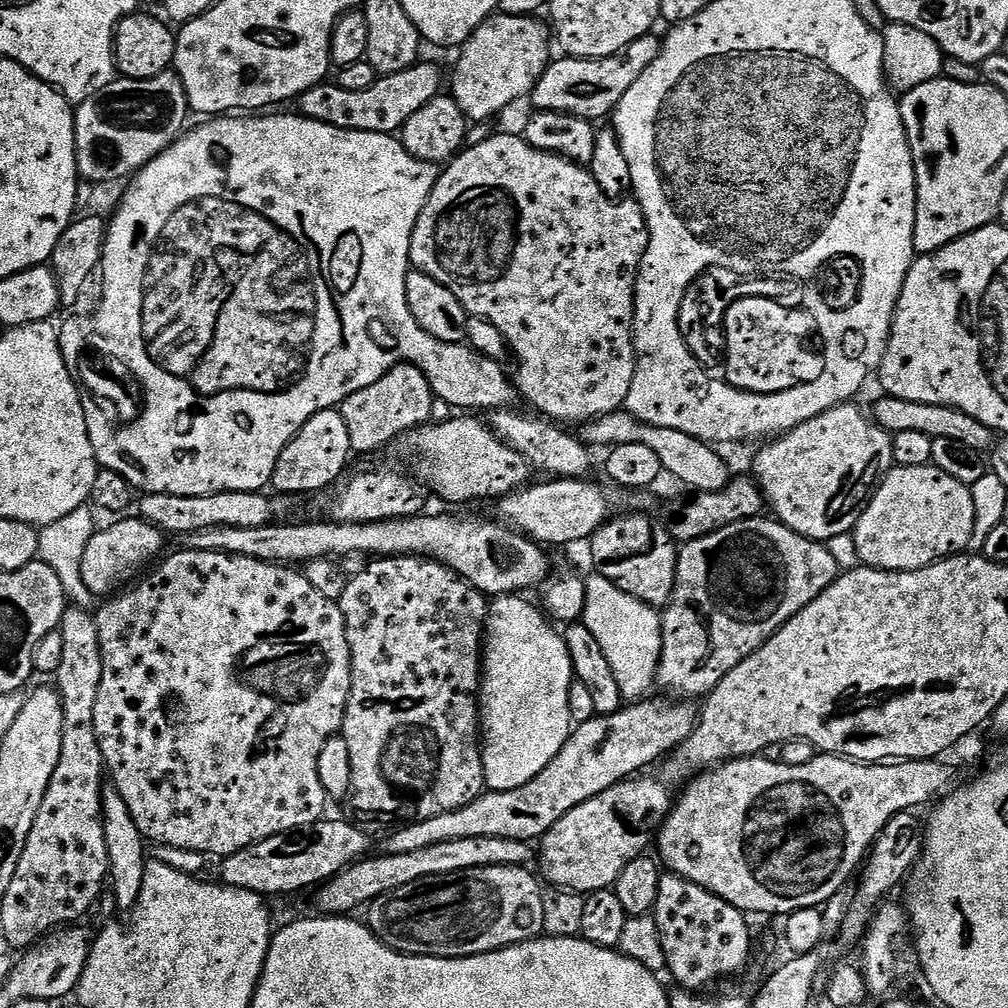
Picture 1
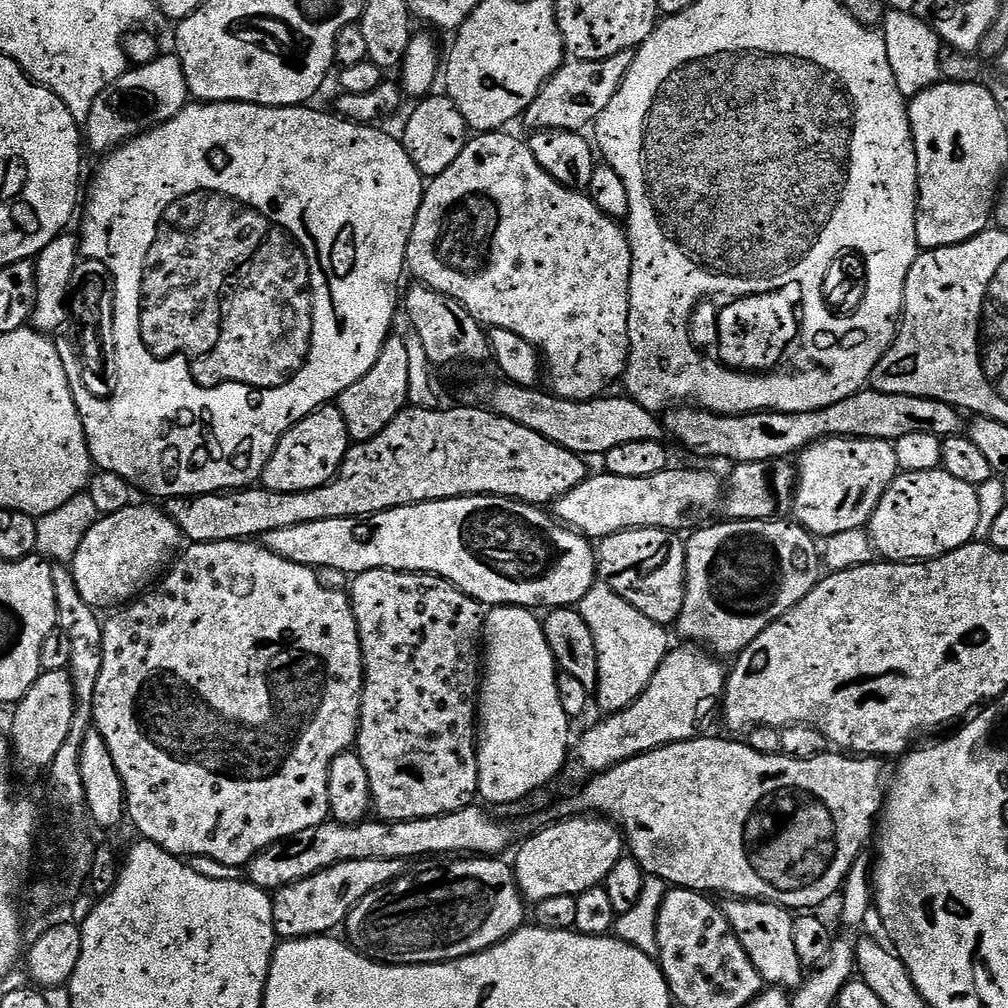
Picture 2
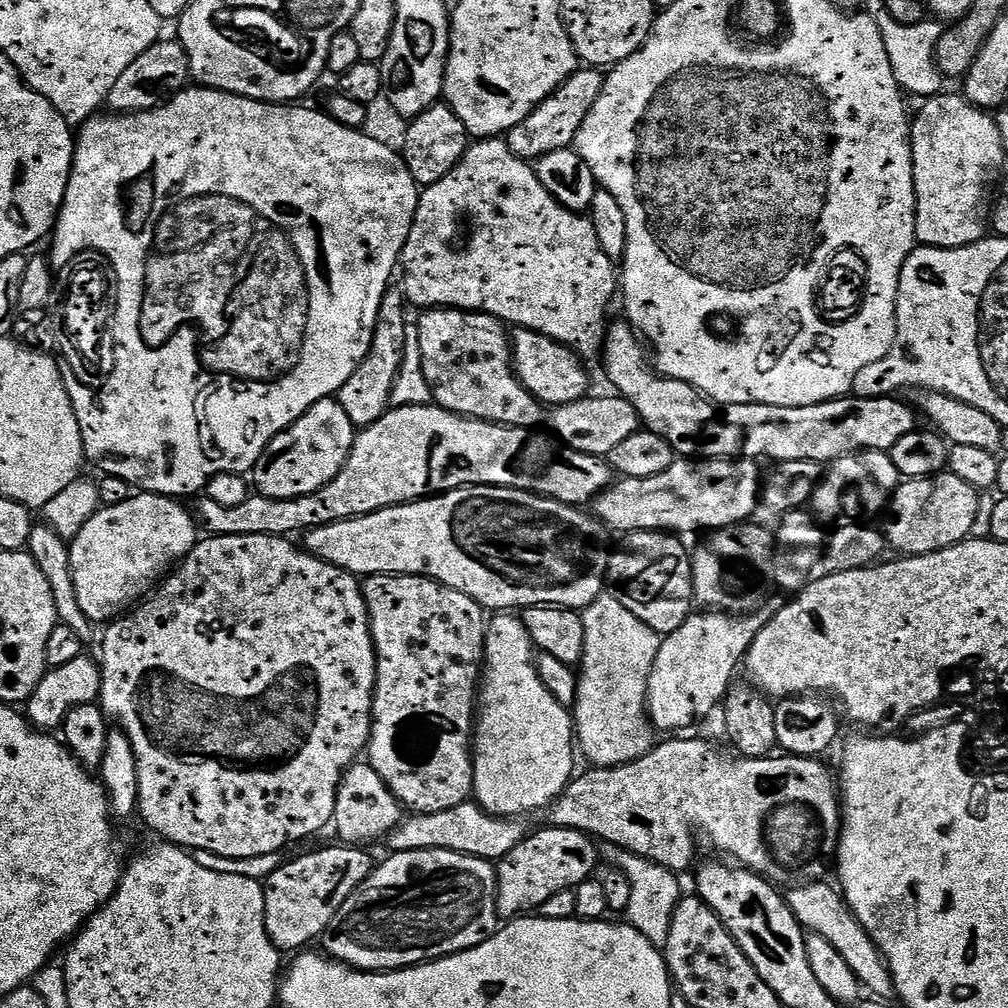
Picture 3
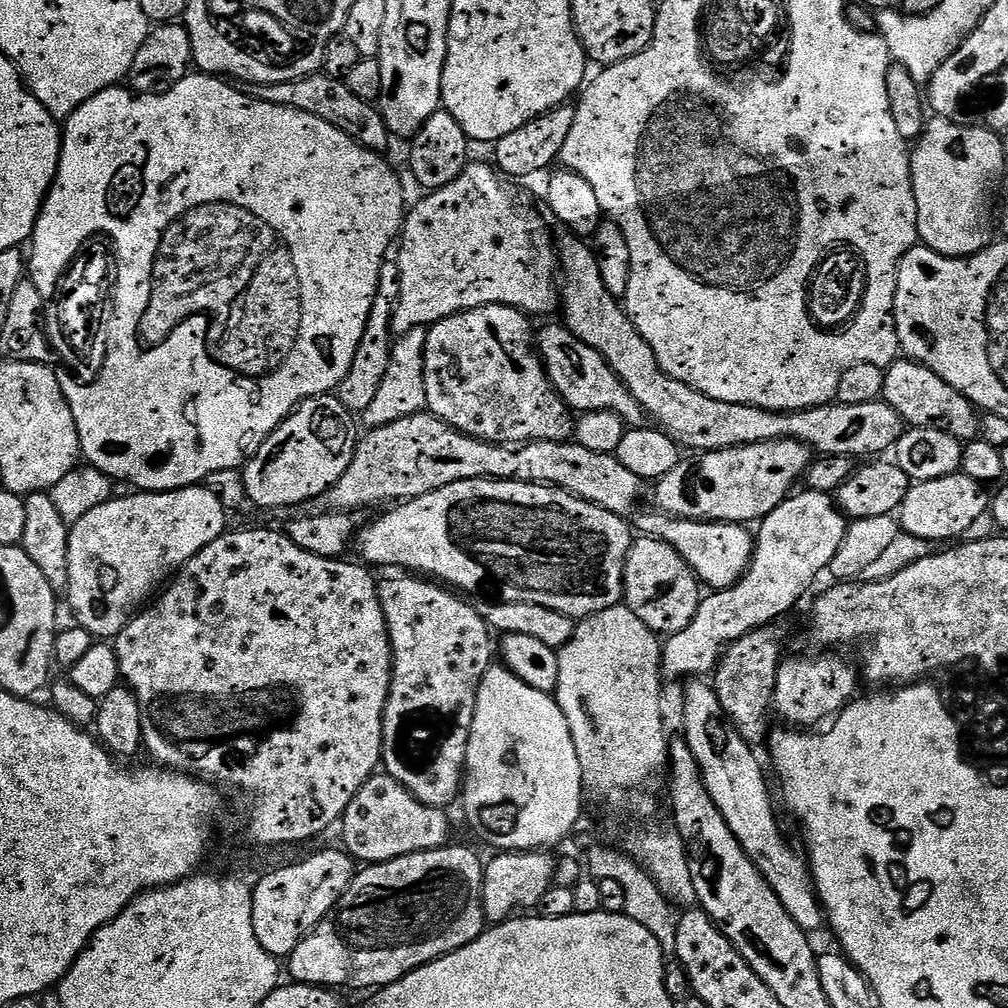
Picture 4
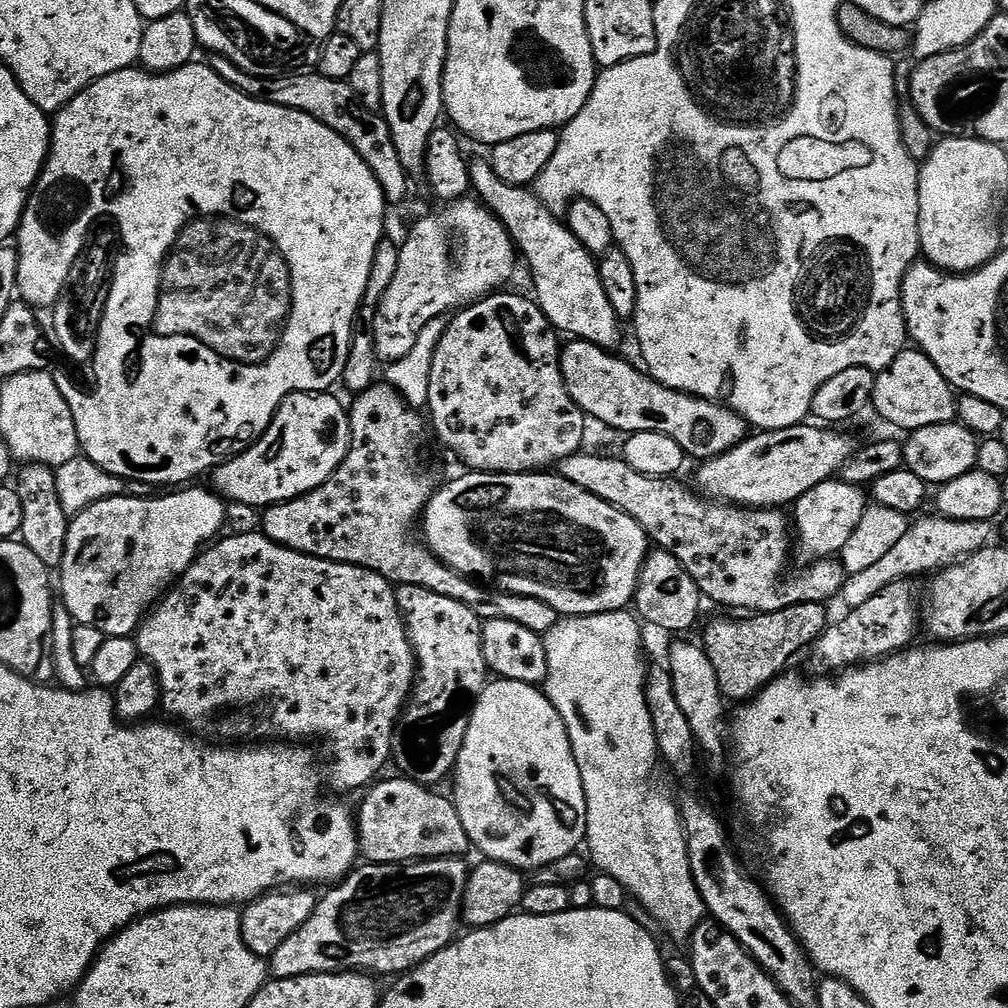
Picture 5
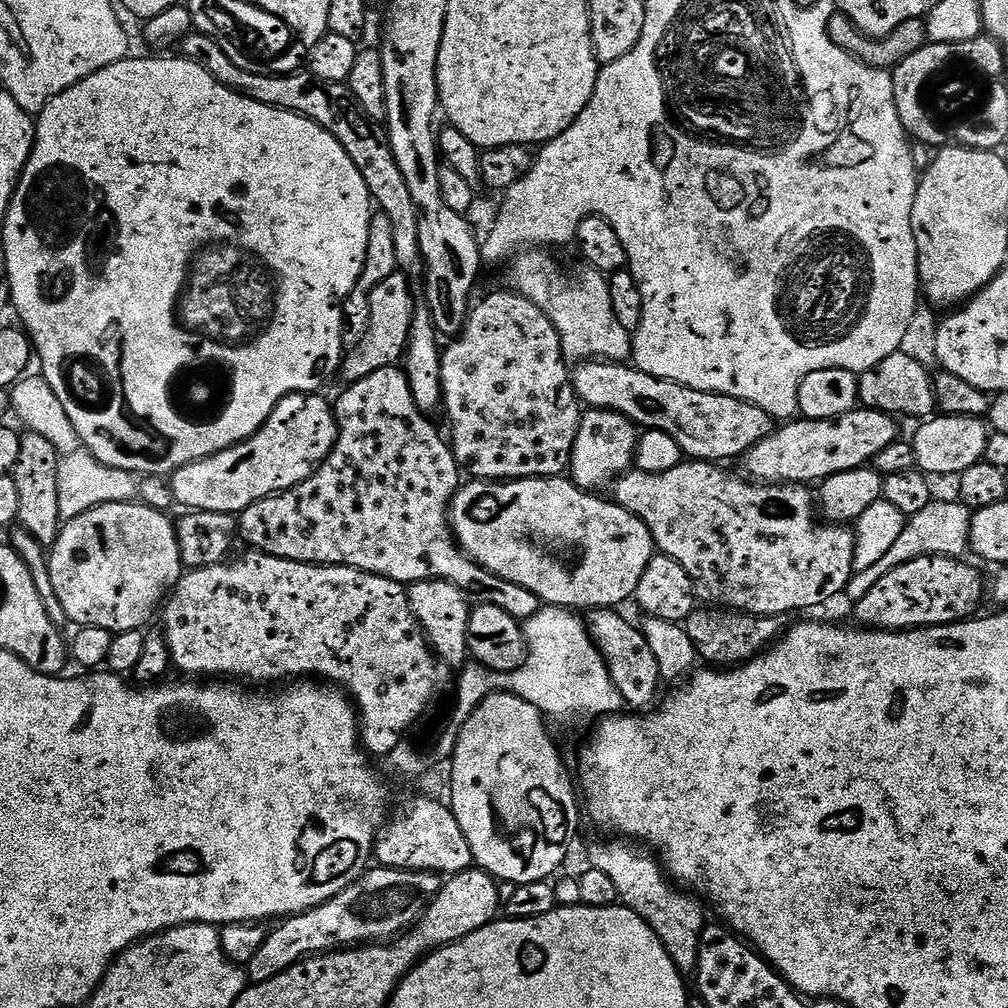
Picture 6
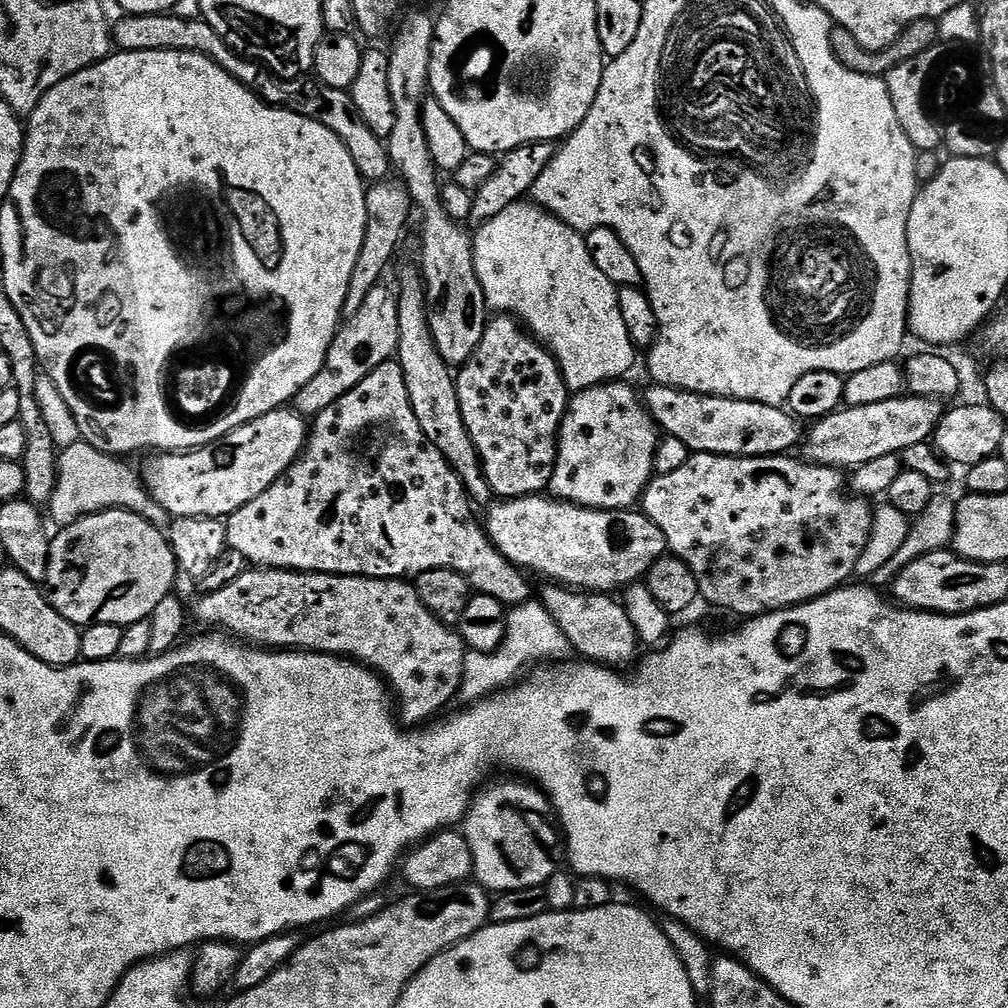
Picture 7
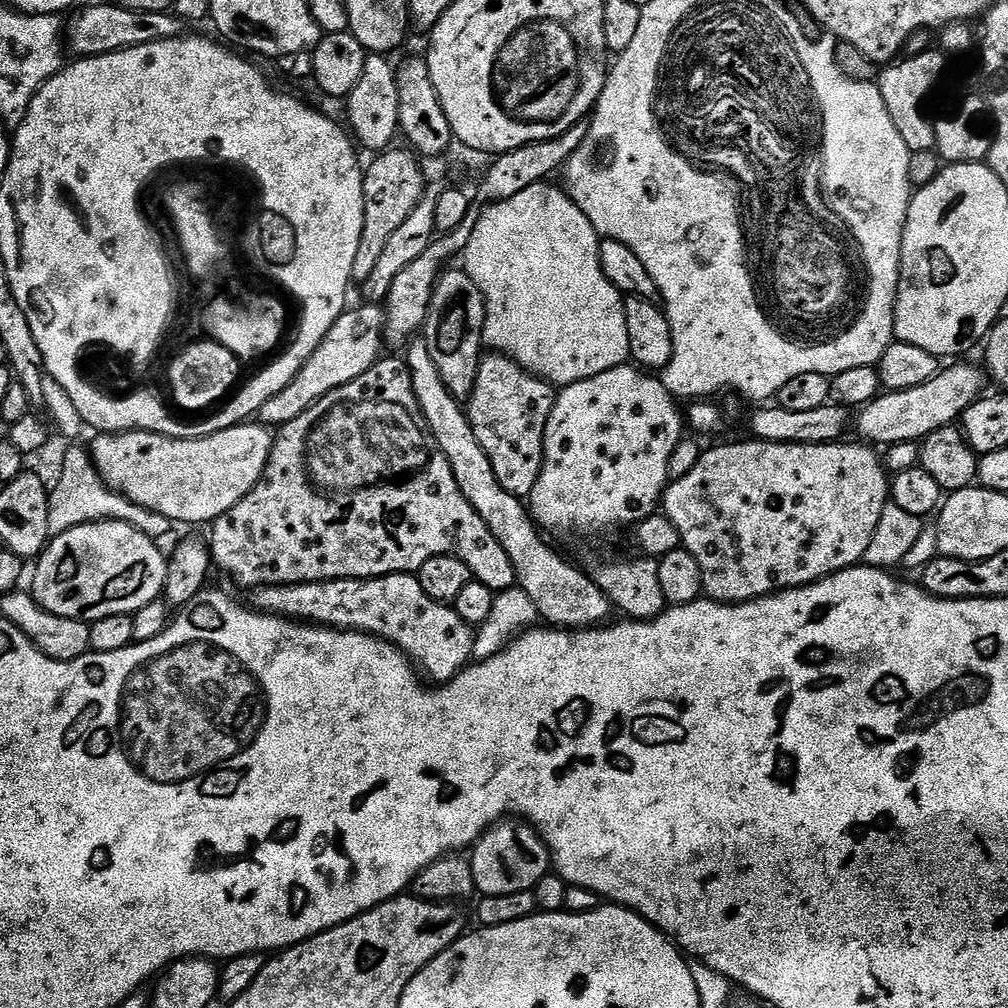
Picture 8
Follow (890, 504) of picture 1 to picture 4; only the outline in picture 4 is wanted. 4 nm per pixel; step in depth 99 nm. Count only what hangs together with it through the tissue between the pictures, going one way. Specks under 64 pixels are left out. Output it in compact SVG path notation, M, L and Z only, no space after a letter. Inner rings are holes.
M955 472L953 476L946 478L934 478L933 480L922 480L913 483L909 487L906 498L902 502L898 513L900 527L903 531L914 534L918 538L922 538L925 542L932 542L932 540L948 540L944 542L956 542L963 537L966 530L970 530L971 524L980 517L983 512L989 511L990 496L985 485L974 482L974 478L965 476L963 472Z

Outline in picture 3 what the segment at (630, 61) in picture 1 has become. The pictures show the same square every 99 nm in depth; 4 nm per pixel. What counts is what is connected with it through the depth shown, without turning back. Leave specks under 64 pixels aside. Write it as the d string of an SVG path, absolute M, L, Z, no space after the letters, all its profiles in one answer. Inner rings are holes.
M592 66L576 71L552 96L544 99L530 115L506 134L511 152L522 160L535 162L554 150L573 147L582 122L586 122L586 114L590 114L594 102L598 102L598 94L602 94L604 77L603 71Z

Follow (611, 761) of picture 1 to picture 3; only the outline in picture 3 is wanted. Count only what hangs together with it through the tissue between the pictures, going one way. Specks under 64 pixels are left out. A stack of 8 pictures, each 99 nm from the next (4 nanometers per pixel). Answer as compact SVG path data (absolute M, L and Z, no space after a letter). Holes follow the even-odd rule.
M700 610L688 617L678 630L660 641L658 658L654 658L654 666L648 683L648 719L653 729L660 728L664 734L676 734L679 728L688 728L695 720L708 716L712 711L723 705L730 685L733 683L736 668L741 667L742 661L748 654L748 648L754 642L756 635L761 632L770 619L764 610L755 614L729 614L727 612L713 612Z

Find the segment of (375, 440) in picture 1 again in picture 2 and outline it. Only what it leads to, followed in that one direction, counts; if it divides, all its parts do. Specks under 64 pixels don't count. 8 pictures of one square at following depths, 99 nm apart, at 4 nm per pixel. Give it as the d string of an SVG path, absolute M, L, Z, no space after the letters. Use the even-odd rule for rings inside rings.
M400 334L389 336L382 346L382 354L378 354L378 362L370 366L370 371L354 386L346 386L338 397L338 407L346 422L349 441L363 442L382 434L390 422L394 422L397 414L409 407L409 355L406 352L406 342Z

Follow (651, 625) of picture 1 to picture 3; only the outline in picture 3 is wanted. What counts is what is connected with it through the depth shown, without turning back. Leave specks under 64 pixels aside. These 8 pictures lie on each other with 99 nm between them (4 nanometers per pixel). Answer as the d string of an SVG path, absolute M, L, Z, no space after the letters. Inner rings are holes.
M601 594L591 605L583 609L584 618L584 658L578 668L578 682L576 703L574 705L574 736L578 741L578 748L588 755L588 764L598 768L613 768L619 764L629 764L631 760L642 758L648 751L654 747L654 729L648 719L646 711L648 706L648 683L650 682L650 674L654 666L654 658L658 658L658 650L660 649L660 641L662 639L659 632L650 630L650 626L646 626L646 622L642 622L638 618L634 618L634 614L630 614L630 610L626 610L626 606L622 606L622 602L618 602L618 598L614 598L610 594Z

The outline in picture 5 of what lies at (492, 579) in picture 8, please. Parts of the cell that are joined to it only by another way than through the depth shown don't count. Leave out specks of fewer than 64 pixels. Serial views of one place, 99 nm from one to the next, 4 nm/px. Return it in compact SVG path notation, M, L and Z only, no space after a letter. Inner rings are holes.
M377 382L371 388L367 388L364 392L359 393L355 397L356 400L350 404L348 408L348 421L350 422L350 446L346 458L338 466L338 470L334 470L331 478L322 486L318 486L314 490L310 490L306 495L299 496L293 500L288 500L284 504L273 504L263 509L262 516L264 516L264 525L262 531L265 536L271 538L276 544L286 546L295 552L301 552L307 556L317 556L319 560L333 560L335 564L353 564L359 568L368 568L371 572L376 572L382 578L386 578L388 583L393 586L402 584L409 584L410 586L422 586L426 590L434 590L438 594L442 594L446 598L454 598L458 602L462 602L466 606L470 606L476 612L476 615L484 620L505 620L506 622L518 622L518 626L526 626L526 630L534 630L538 633L549 632L557 622L558 614L549 604L542 602L538 598L530 598L529 596L515 596L509 592L502 592L499 590L485 590L479 583L473 582L469 577L460 576L453 568L448 568L442 561L438 559L430 549L425 546L419 539L412 537L412 527L417 527L418 521L421 519L422 513L428 507L428 503L432 501L433 494L436 493L438 481L432 472L427 472L426 469L420 465L420 447L424 444L424 428L426 432L426 420L417 409L412 408L400 396L398 390L394 389L387 382Z

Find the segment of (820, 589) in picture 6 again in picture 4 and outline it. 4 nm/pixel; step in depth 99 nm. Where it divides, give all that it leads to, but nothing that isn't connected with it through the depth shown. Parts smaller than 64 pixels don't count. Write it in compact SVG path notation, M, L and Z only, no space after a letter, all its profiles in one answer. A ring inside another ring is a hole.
M419 414L406 418L402 418L400 421L390 422L388 425L382 425L380 428L375 428L369 431L364 440L361 439L357 443L356 451L352 453L352 461L350 466L346 470L346 474L342 474L342 478L334 485L333 488L329 488L327 492L322 496L316 497L314 504L317 509L328 509L334 512L352 512L354 508L368 508L371 504L384 504L387 500L391 502L403 502L406 500L413 500L415 496L424 496L428 492L438 490L442 486L447 484L453 484L459 480L526 480L533 484L546 484L553 488L562 488L570 495L574 495L579 499L584 499L588 503L597 504L598 507L605 508L608 511L612 511L613 514L627 517L627 512L635 506L640 500L640 495L643 494L644 488L646 488L645 481L638 478L638 474L630 474L630 470L626 470L626 466L622 466L622 462L610 452L595 452L594 450L586 450L586 446L582 446L579 442L565 442L559 444L558 442L542 442L541 440L530 440L526 444L487 444L485 440L476 440L473 436L467 436L458 431L457 428L452 428L446 422L439 420L437 416L431 414ZM659 510L651 511L637 514L636 522L634 521L635 531L674 546L674 550L678 550L678 554L682 554L682 558L692 567L692 572L701 585L712 590L733 588L748 571L748 566L752 563L754 536L745 525L680 520Z

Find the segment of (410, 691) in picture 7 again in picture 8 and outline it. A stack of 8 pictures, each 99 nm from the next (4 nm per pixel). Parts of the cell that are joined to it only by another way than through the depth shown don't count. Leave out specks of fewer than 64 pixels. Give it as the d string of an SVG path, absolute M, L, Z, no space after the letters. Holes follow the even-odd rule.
M399 572L393 576L373 576L371 580L323 580L317 584L271 584L265 588L251 589L250 596L251 607L257 612L287 616L289 620L338 628L345 632L364 632L367 636L385 640L411 658L415 667L427 679L429 676L432 679L429 681L436 686L453 680L473 659L472 651L476 641L473 625L466 623L456 613L455 607L434 602L434 598L427 596L415 574Z

